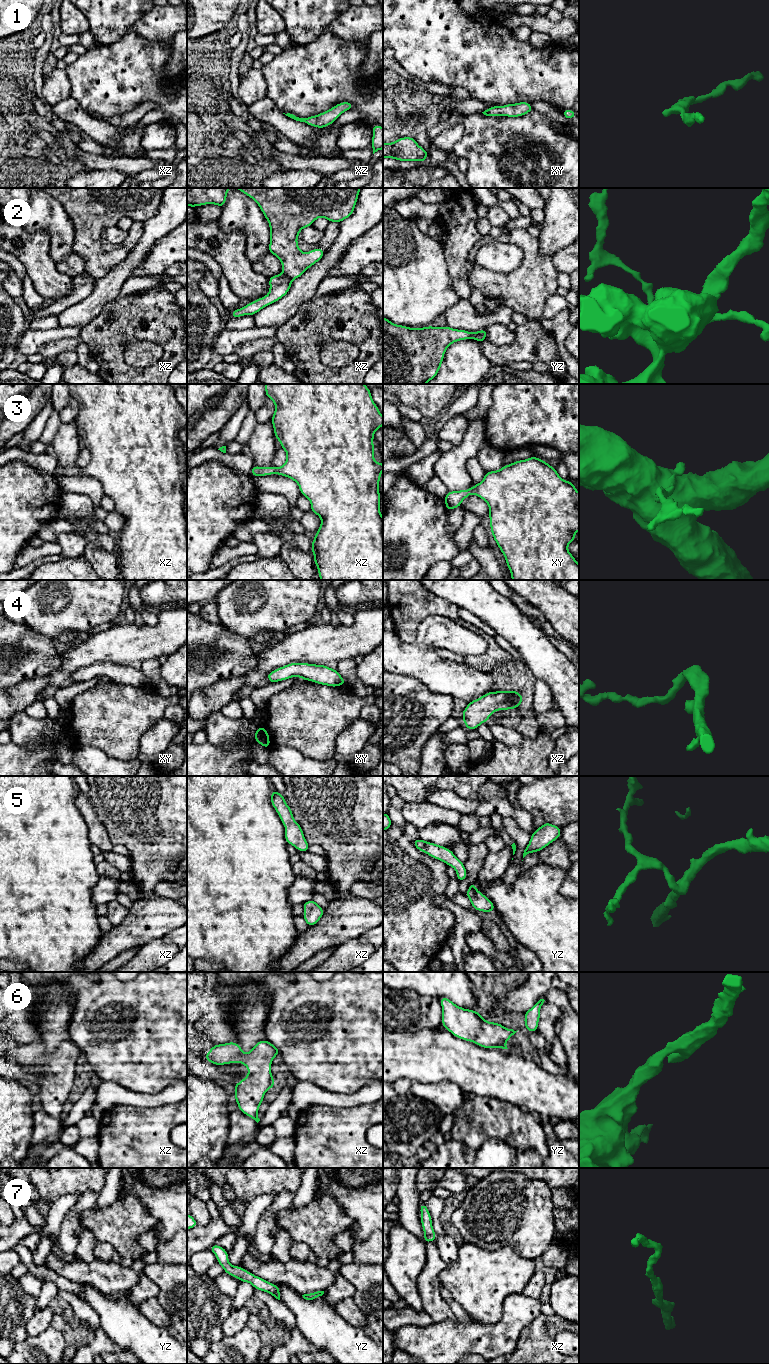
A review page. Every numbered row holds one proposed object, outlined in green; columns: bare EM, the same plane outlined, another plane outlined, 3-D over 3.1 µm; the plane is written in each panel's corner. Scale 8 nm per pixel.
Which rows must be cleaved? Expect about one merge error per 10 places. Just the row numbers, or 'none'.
2

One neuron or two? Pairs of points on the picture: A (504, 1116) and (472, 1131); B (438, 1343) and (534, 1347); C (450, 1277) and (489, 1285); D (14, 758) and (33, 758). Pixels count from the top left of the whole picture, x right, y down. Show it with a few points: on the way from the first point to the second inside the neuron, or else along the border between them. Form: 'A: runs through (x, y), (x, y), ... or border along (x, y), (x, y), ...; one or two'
A: runs through (496, 1119), (484, 1119), (480, 1123); one
B: border along (527, 1326), (520, 1333), (515, 1348), (511, 1353); two
C: runs through (460, 1278), (479, 1280); one
D: runs through (19, 758), (28, 758); one

